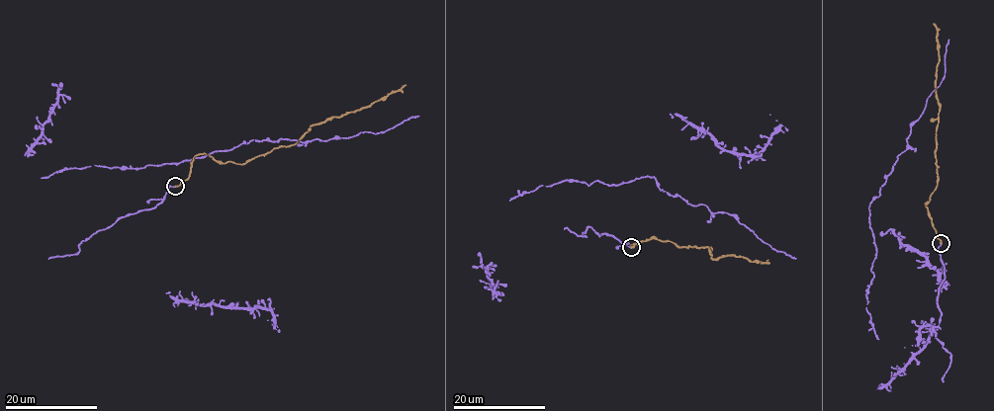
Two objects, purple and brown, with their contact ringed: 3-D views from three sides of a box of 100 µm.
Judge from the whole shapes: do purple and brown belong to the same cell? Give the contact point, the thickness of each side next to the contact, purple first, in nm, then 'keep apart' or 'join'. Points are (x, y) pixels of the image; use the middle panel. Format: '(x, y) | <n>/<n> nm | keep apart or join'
(631, 247) | 130/240 nm | join

